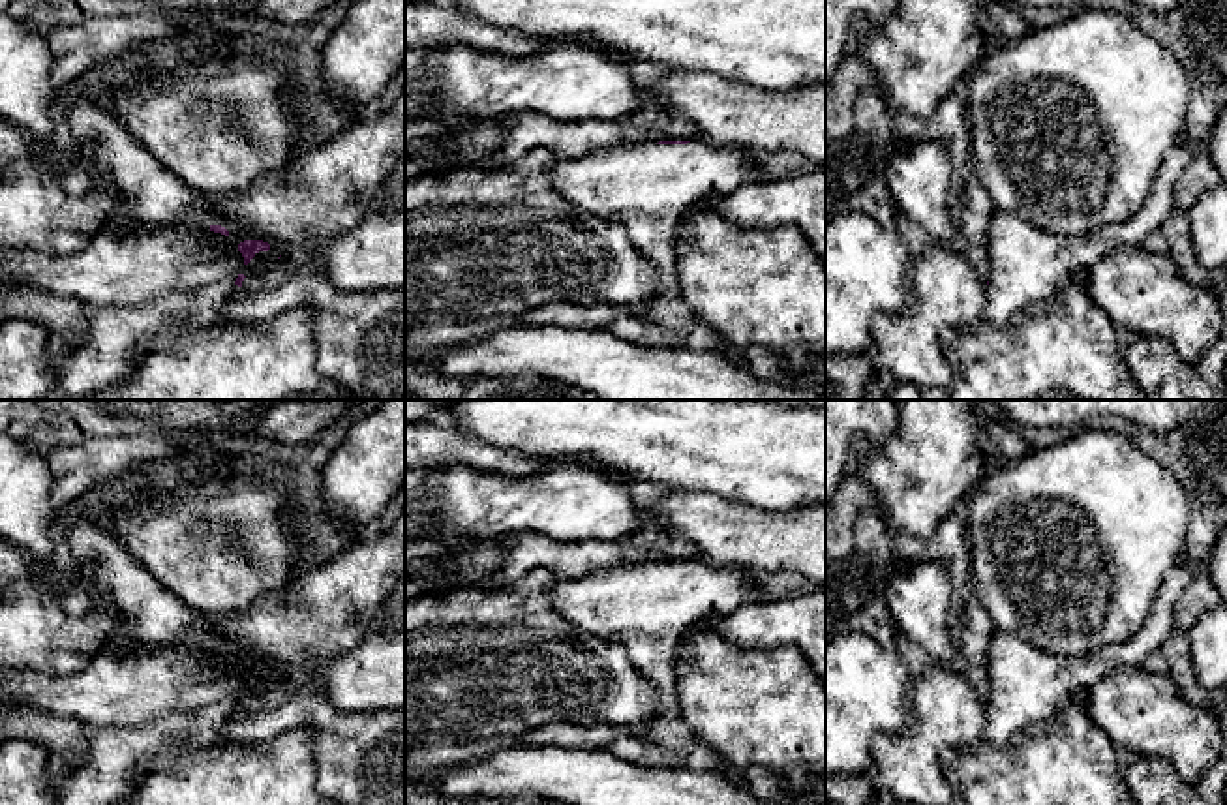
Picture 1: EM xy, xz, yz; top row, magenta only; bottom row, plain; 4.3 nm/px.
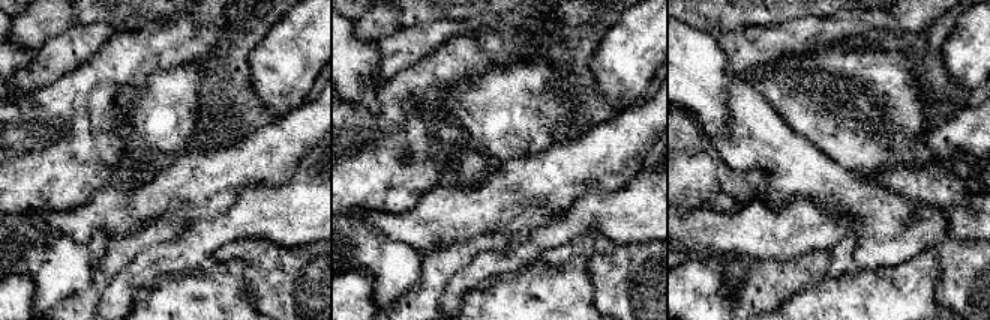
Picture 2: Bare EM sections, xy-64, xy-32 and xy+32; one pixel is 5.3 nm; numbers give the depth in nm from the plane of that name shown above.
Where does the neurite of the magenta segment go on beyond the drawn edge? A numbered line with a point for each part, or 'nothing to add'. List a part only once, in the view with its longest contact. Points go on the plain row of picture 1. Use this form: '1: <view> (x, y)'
1: xz (648, 610)

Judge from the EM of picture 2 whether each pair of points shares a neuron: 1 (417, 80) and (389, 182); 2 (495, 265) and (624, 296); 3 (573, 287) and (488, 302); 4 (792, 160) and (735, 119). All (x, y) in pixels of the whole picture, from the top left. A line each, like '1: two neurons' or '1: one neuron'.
1: one neuron
2: two neurons
3: one neuron
4: one neuron

